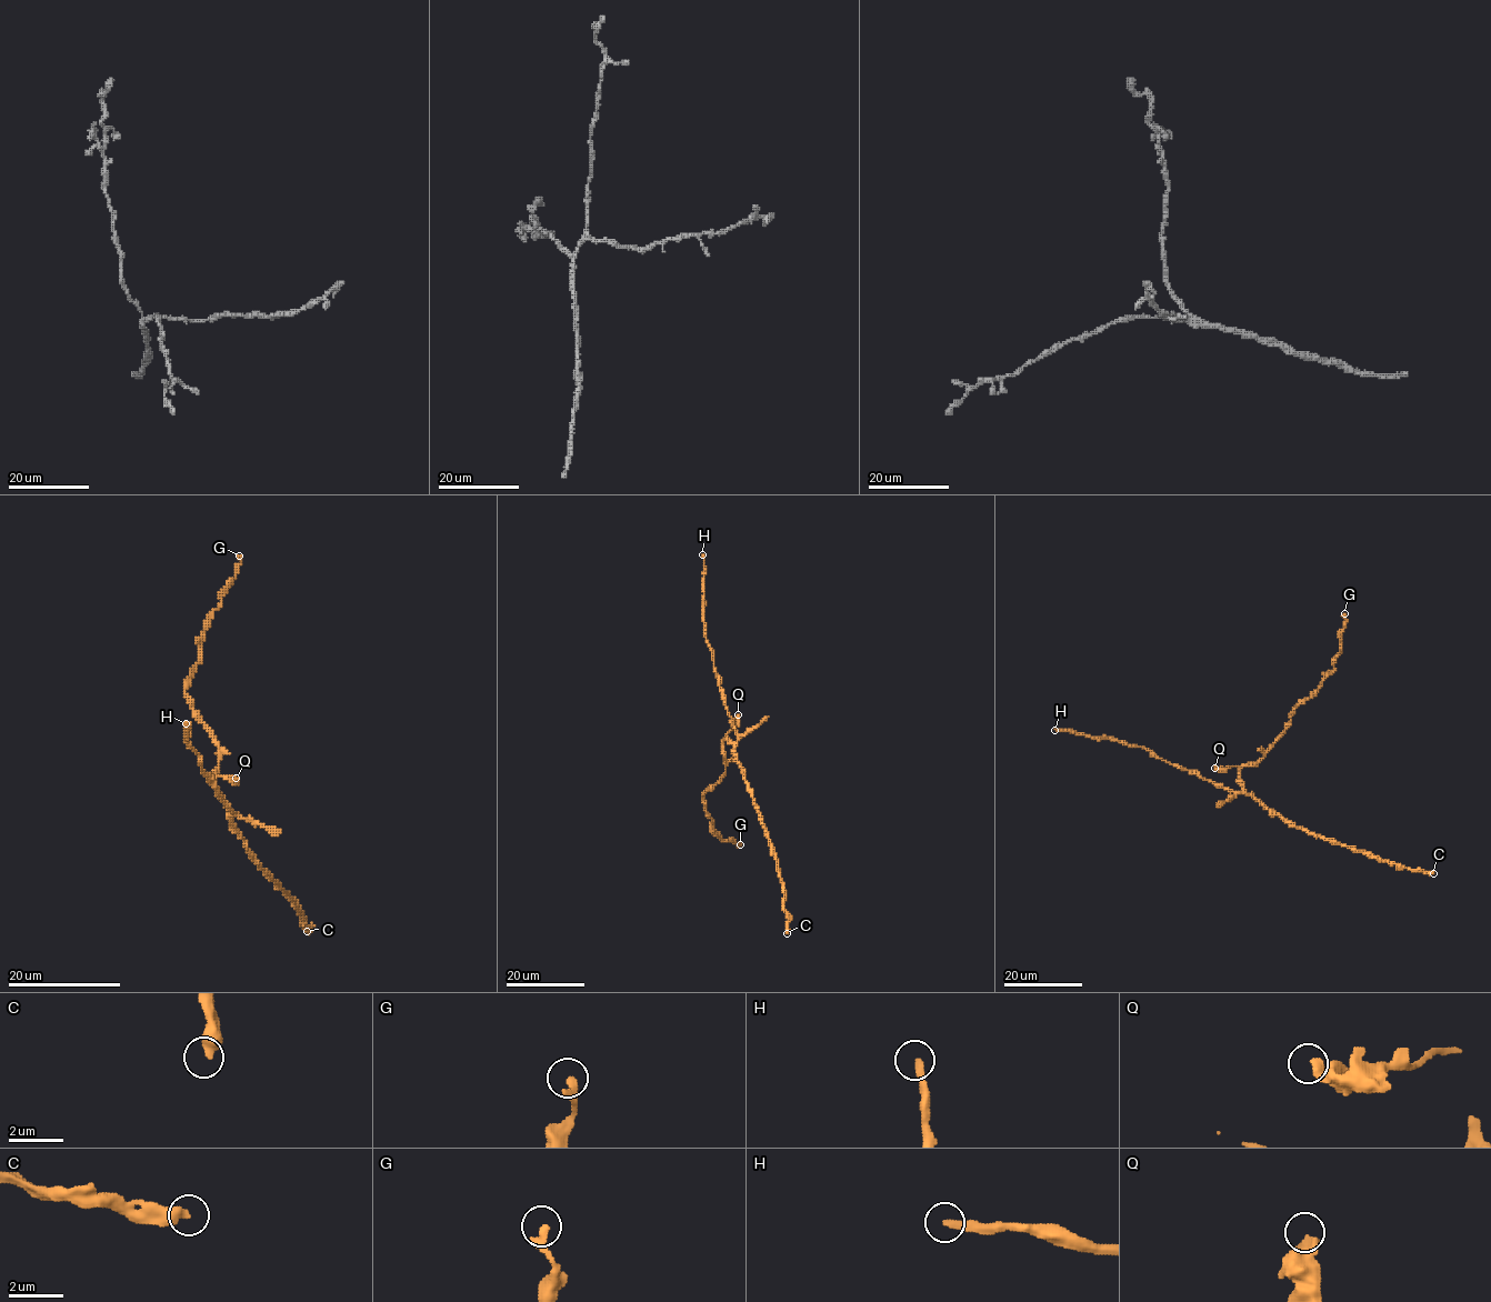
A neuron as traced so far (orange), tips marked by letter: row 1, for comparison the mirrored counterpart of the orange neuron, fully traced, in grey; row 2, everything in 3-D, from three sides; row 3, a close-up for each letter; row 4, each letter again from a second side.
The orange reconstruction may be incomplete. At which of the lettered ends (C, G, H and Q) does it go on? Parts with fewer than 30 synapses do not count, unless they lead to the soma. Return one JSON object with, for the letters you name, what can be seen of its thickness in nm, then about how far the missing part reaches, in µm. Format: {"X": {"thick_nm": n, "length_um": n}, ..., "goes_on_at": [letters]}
{"H": {"thick_nm": 240, "length_um": 15}, "goes_on_at": ["H"]}

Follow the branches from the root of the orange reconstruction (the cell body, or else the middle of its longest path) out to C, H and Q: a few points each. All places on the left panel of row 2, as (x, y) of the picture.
C: (223, 802), (230, 813), (232, 828), (253, 859), (293, 900), (303, 917), (302, 922), (308, 927), (307, 931)
H: (223, 802), (236, 814), (220, 799), (202, 770), (201, 759), (189, 747), (186, 723)
Q: (223, 802), (217, 778), (219, 775), (234, 781), (236, 778)

